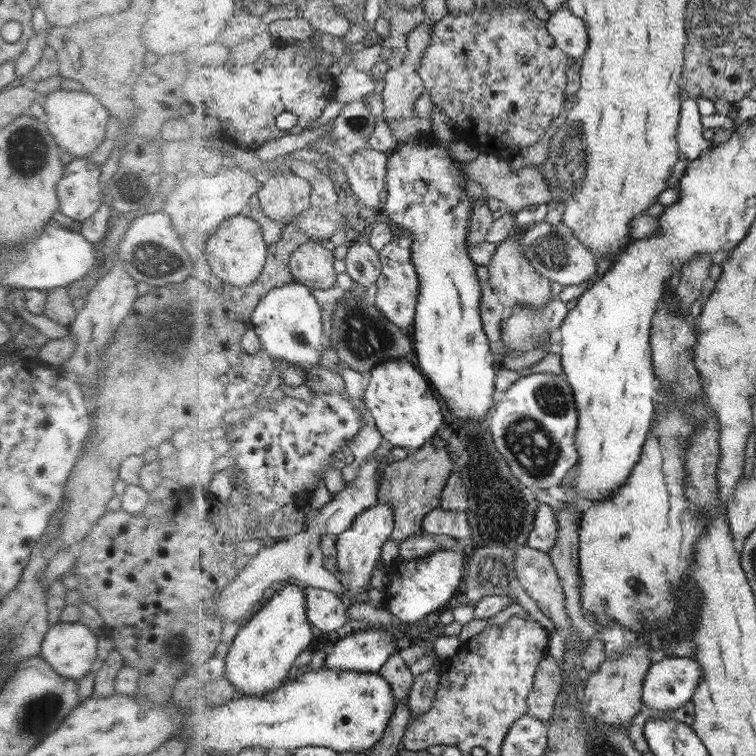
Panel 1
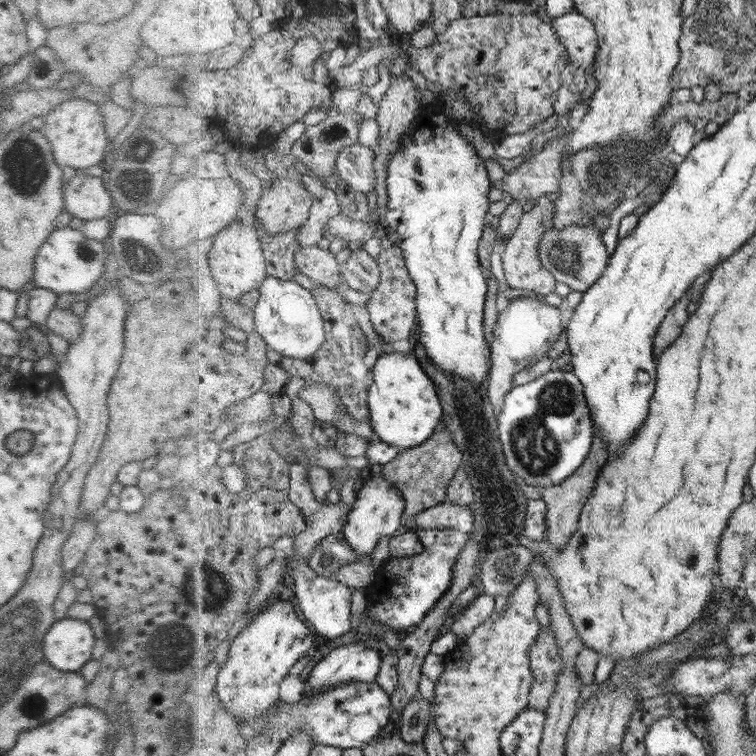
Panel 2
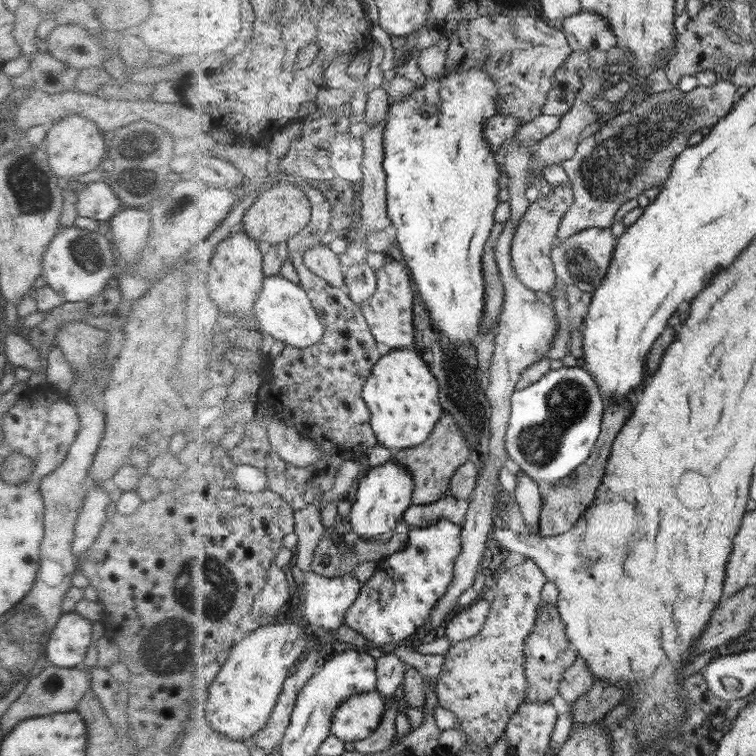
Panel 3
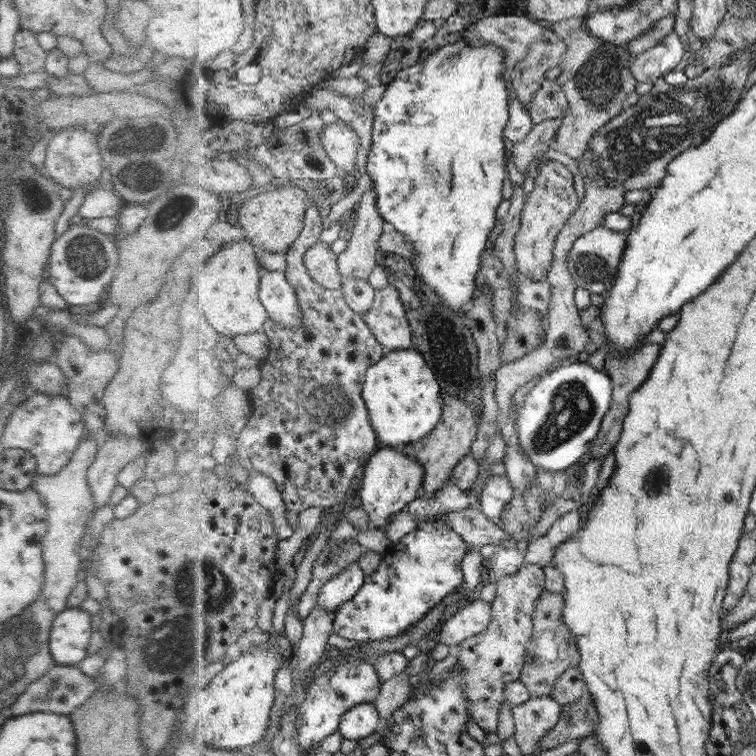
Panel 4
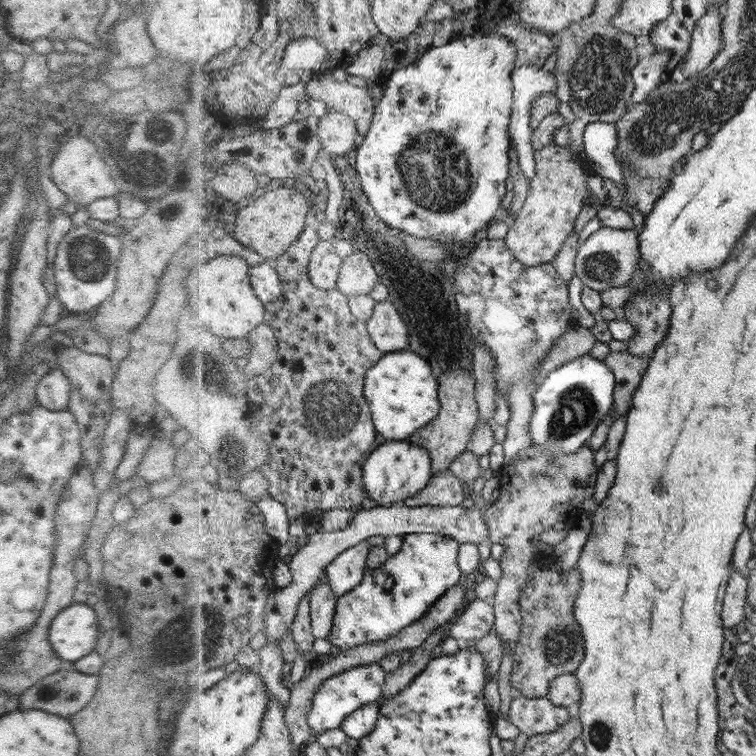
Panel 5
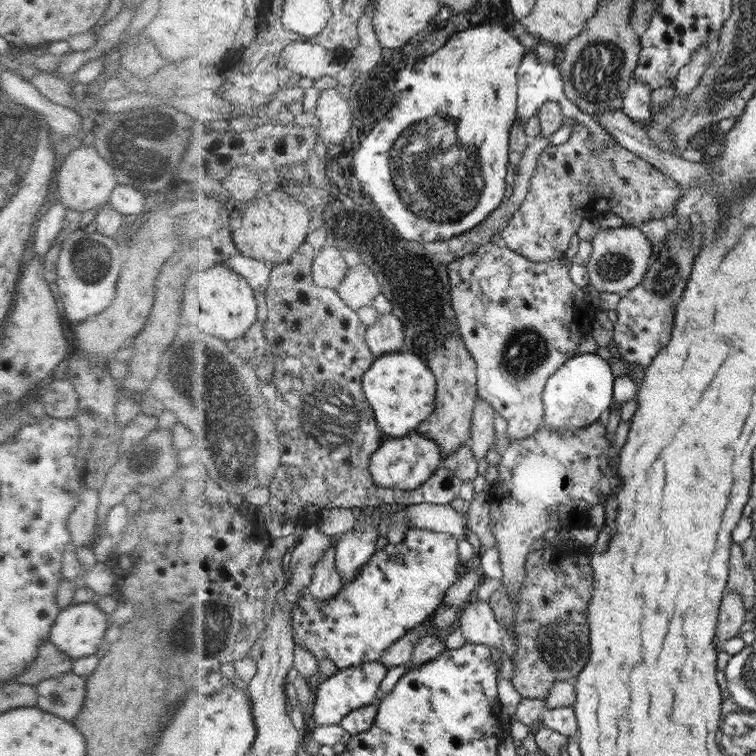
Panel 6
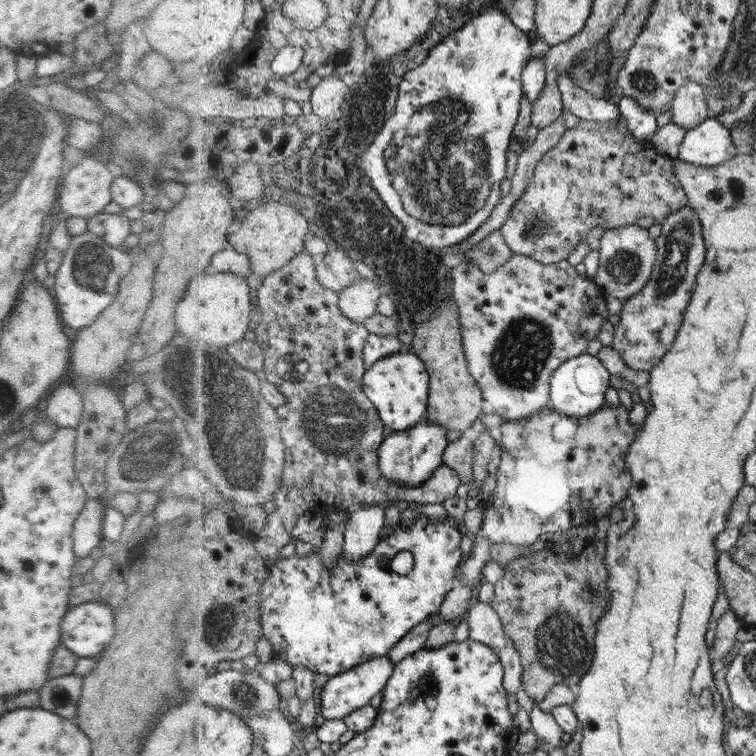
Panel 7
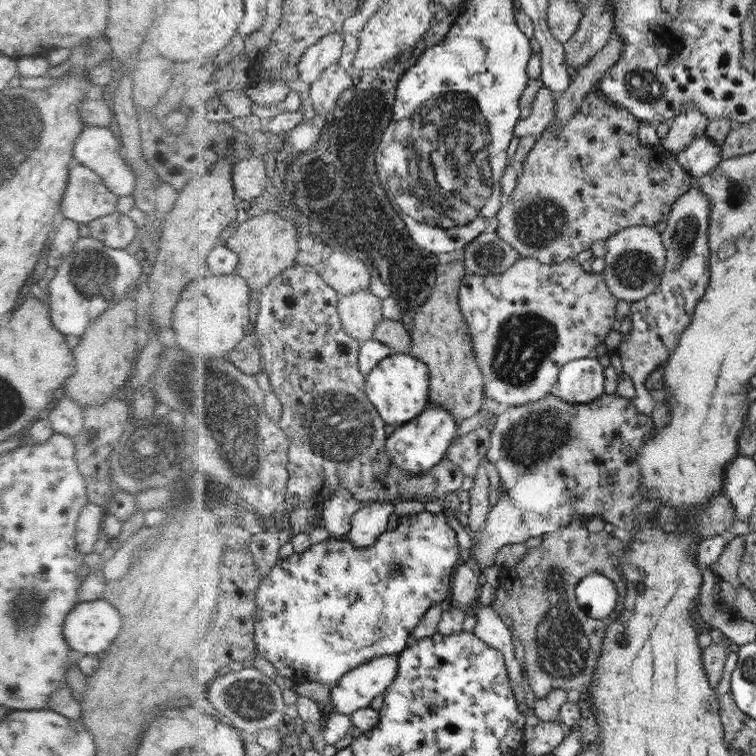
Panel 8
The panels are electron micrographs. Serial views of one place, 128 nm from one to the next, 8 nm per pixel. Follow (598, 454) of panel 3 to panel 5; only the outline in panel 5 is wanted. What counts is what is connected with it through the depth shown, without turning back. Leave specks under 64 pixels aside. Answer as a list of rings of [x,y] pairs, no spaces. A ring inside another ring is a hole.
[[[614,351],[607,354],[603,360],[606,366],[616,375],[616,399],[613,408],[616,412],[614,421],[630,410],[630,400],[634,391],[641,384],[643,374],[648,368],[651,355],[634,356],[627,351]]]

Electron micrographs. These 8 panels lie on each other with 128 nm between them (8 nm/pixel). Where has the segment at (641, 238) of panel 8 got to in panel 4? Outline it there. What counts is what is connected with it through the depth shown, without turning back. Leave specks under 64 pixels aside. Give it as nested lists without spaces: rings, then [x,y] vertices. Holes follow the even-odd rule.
[[[598,225],[597,229],[590,230],[575,241],[568,257],[568,266],[577,286],[591,293],[606,293],[617,277],[628,237],[628,231],[614,231]]]

